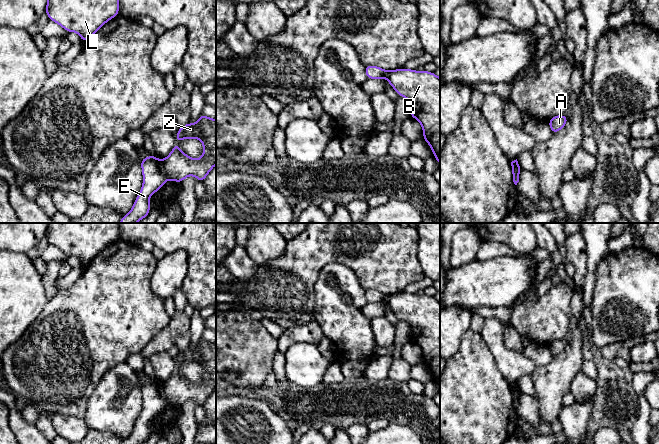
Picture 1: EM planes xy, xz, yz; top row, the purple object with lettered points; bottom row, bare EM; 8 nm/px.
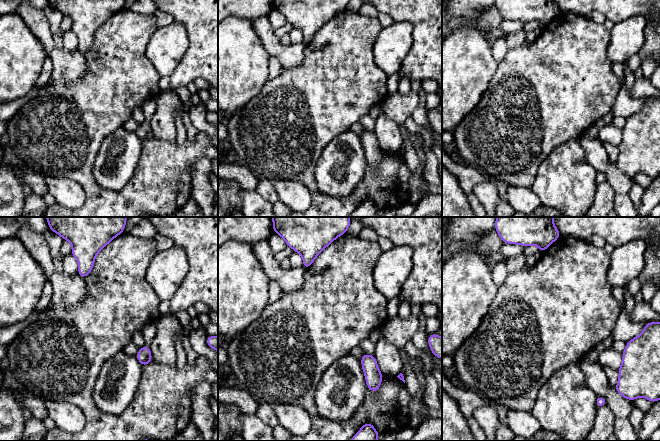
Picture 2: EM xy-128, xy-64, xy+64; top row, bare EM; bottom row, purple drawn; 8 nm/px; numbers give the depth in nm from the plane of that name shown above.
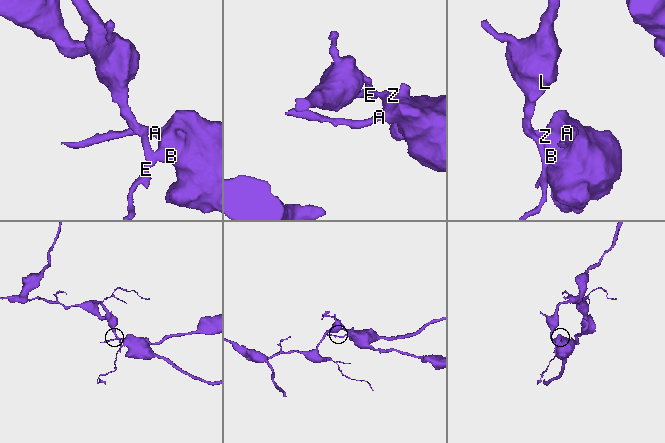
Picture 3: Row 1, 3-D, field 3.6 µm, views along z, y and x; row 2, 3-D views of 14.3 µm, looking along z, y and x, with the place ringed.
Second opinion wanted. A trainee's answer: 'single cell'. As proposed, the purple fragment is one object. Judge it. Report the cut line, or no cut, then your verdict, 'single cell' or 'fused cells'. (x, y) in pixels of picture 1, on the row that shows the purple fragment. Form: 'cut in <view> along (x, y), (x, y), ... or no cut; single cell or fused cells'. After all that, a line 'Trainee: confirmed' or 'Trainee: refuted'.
cut in xy along (160, 161), (167, 177); fused cells
Trainee: refuted

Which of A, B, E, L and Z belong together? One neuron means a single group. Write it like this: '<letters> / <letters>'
A B Z / E L

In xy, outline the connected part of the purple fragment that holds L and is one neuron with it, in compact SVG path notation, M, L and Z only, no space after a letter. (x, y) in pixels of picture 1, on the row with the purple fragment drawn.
M48 0L46 14L67 32L77 32L87 42L106 22L119 15L119 0Z

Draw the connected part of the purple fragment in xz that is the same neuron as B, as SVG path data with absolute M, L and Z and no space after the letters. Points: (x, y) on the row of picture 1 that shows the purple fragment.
M402 68L388 71L386 79L399 96L409 100L411 118L416 118L422 125L423 139L440 165L440 78L434 72Z

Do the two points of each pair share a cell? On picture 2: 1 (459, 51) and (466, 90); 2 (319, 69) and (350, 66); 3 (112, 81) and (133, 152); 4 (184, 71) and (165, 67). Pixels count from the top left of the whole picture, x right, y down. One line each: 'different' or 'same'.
1: same
2: same
3: different
4: different

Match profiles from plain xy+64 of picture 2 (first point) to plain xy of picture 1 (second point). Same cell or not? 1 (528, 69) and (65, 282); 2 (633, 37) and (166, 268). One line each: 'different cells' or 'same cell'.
1: different cells
2: same cell

